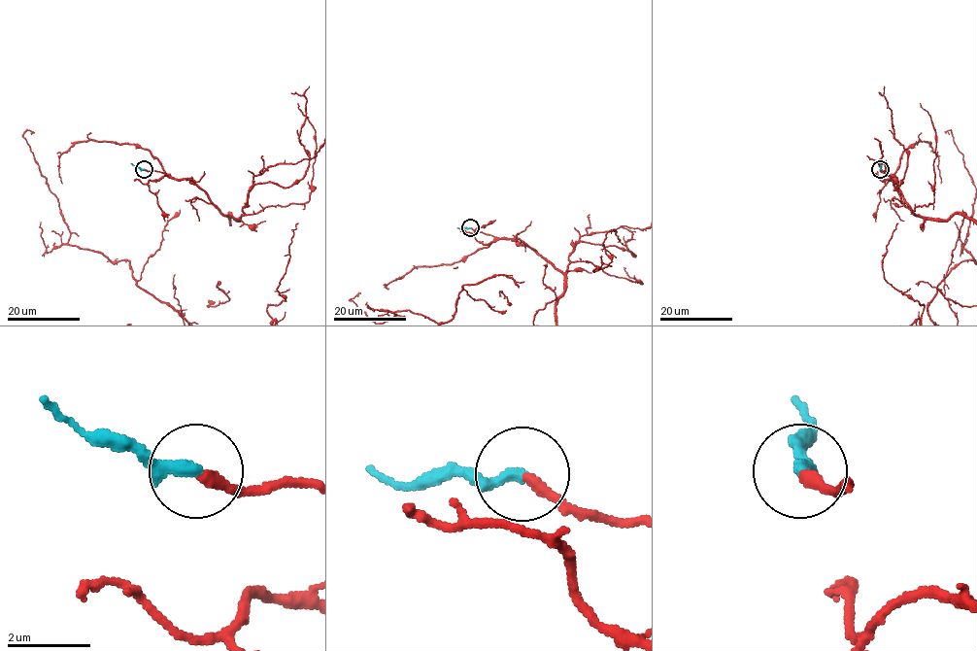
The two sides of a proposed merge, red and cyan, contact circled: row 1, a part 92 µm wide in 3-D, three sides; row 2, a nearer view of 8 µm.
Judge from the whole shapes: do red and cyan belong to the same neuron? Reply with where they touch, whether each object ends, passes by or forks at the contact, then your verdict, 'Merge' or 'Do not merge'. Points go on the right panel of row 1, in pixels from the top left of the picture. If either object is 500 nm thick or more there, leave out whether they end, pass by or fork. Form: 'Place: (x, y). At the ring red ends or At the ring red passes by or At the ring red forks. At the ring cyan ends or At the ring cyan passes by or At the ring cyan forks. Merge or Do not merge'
Place: (880, 169). At the ring red ends. At the ring cyan ends. Merge

